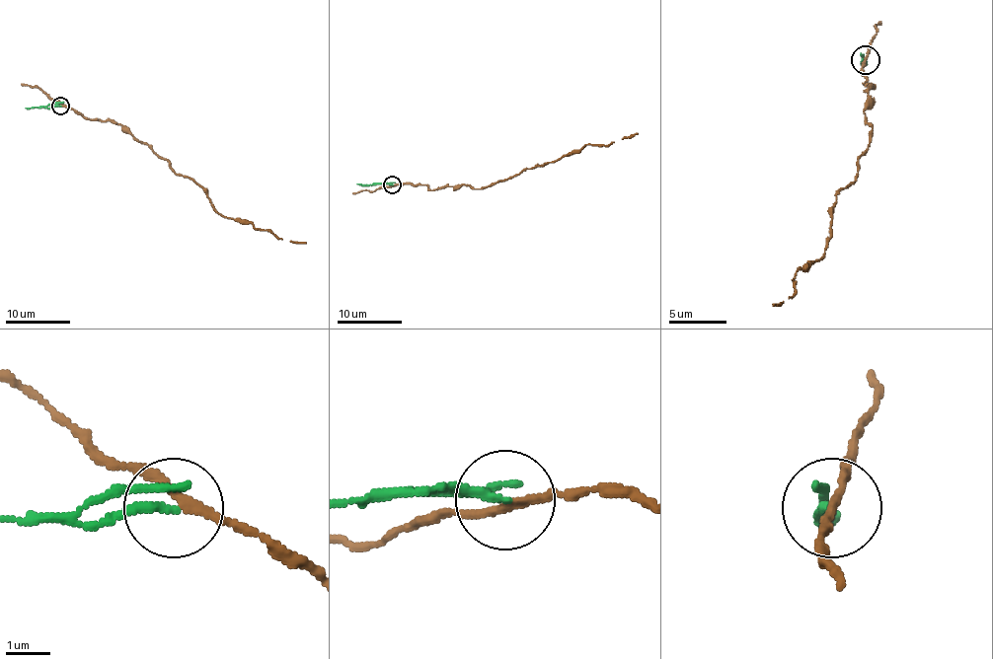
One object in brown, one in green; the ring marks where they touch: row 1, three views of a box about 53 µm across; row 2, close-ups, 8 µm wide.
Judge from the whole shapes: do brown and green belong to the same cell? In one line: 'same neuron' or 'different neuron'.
different neuron

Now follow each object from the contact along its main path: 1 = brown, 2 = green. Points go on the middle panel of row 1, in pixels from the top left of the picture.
1: (394, 184), (425, 184), (432, 190), (468, 184), (482, 189), (578, 152), (587, 144), (608, 146), (637, 132)
2: (392, 184), (356, 184)

